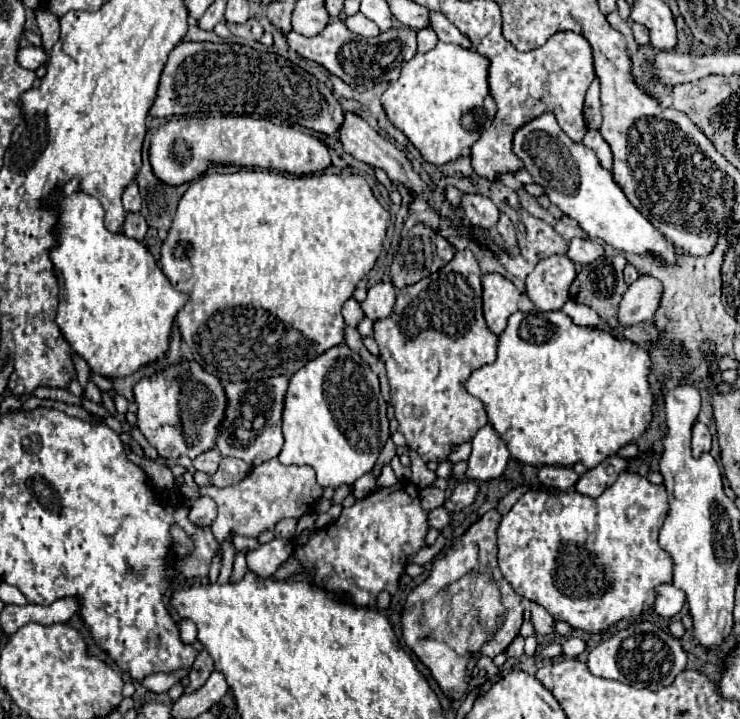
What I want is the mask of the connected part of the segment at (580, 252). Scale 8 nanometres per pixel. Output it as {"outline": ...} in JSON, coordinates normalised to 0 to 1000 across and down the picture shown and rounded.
{"outline":[[[774,331],[769,337],[769,350],[766,356],[777,364],[777,367],[799,367],[807,359],[815,356],[815,342],[807,337],[796,337],[796,334],[785,334],[785,331]]]}

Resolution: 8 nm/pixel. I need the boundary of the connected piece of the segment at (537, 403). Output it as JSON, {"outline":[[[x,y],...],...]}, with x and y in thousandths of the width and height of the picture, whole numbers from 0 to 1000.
{"outline":[[[753,431],[753,434],[696,434],[688,439],[685,456],[674,467],[672,501],[666,506],[658,506],[658,509],[650,509],[647,515],[642,515],[631,526],[628,542],[653,559],[658,579],[661,579],[661,590],[669,595],[674,609],[685,618],[685,626],[688,626],[693,640],[701,640],[701,643],[718,645],[718,648],[736,648],[736,645],[774,648],[777,643],[788,643],[791,651],[801,651],[804,645],[809,645],[809,640],[818,640],[820,634],[834,631],[836,623],[861,612],[874,598],[874,590],[880,584],[880,565],[882,565],[882,548],[880,548],[877,531],[874,531],[877,506],[880,506],[877,492],[872,487],[861,484],[858,478],[853,478],[850,473],[831,470],[823,462],[812,462],[812,459],[801,459],[801,456],[785,456],[785,453],[774,451],[769,445],[769,439],[764,439],[758,431]]]}

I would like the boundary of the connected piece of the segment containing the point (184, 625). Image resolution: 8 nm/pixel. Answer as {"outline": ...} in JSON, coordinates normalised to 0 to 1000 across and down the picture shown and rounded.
{"outline":[[[245,862],[245,893],[247,896],[261,896],[266,885],[266,873],[261,865],[255,862]]]}

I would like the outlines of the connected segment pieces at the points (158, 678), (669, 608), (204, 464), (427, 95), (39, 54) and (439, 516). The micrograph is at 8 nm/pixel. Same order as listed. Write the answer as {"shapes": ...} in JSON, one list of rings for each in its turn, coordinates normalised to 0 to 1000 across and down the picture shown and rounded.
{"shapes":[[[[239,932],[239,935],[231,935],[231,937],[204,937],[193,946],[196,957],[199,960],[207,960],[207,962],[226,962],[234,951],[245,949],[245,943],[250,943],[255,935],[253,932]]],[[[893,812],[891,818],[885,818],[888,823],[888,834],[885,834],[885,851],[896,860],[907,860],[912,857],[923,840],[926,840],[926,829],[923,821],[912,818],[909,812]]],[[[285,626],[285,629],[274,629],[272,634],[266,634],[261,640],[261,648],[264,648],[264,654],[272,654],[277,659],[291,659],[296,643],[299,643],[296,626]]],[[[591,58],[585,70],[550,83],[539,111],[520,125],[515,142],[526,167],[588,231],[626,217],[664,175],[672,159],[672,145],[661,125],[661,83],[642,67],[601,58]]],[[[39,64],[39,67],[28,67],[26,75],[23,75],[23,86],[36,95],[36,97],[50,97],[58,86],[64,83],[64,75],[58,67],[47,67],[47,64]]],[[[588,707],[588,709],[580,712],[577,726],[580,726],[582,734],[588,734],[588,737],[599,737],[599,734],[609,726],[609,718],[607,718],[607,712],[604,712],[601,707]]]]}

